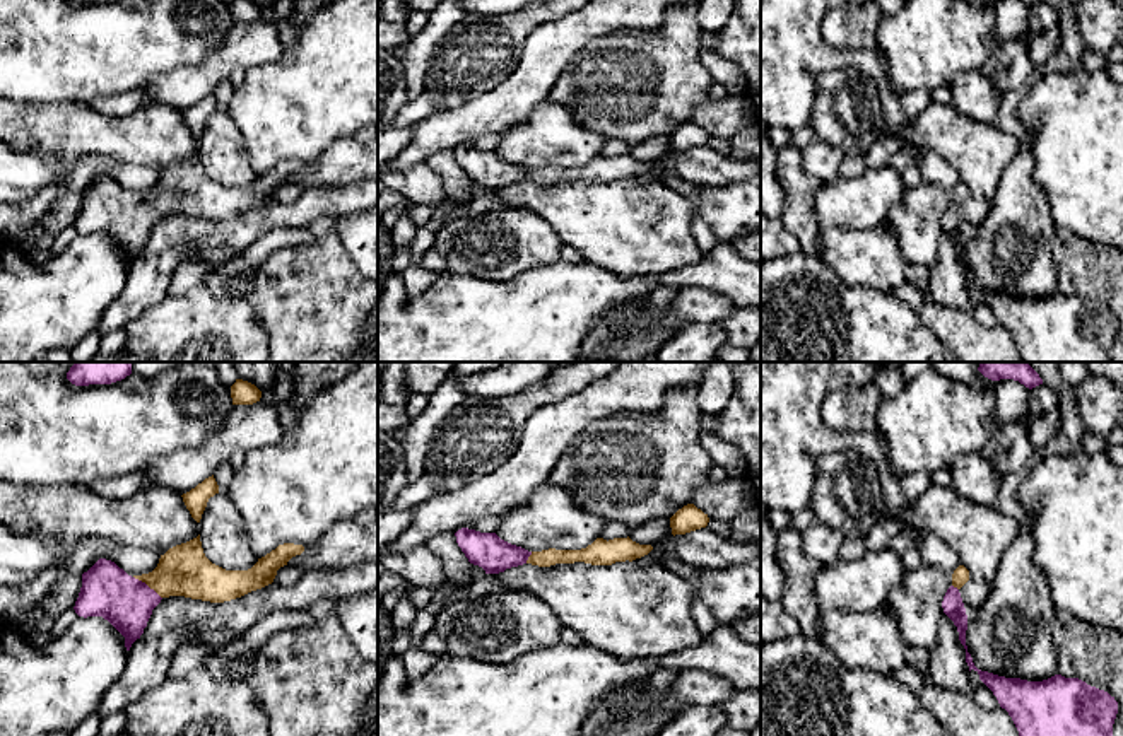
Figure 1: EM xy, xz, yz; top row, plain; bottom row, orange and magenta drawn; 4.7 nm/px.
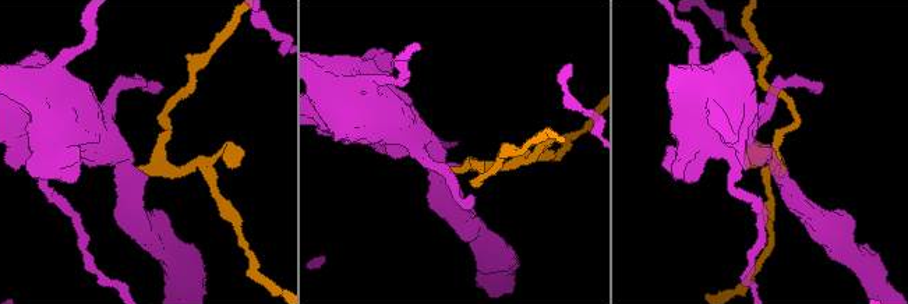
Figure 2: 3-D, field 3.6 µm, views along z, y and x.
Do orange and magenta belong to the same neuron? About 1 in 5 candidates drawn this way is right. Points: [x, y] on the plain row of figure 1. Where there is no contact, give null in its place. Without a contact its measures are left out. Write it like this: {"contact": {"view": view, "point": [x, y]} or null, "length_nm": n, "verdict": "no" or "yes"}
{"contact": {"view": "xy", "point": [147, 202]}, "length_nm": 170, "verdict": "yes"}

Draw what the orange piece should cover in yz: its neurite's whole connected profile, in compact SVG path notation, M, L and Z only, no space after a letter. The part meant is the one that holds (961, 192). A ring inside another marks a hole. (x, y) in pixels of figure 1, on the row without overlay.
M959 183L942 219L944 231L957 244L969 289L974 287L993 309L1000 324L1012 335L1022 359L1026 362L1113 362L1118 319L1108 309L1061 292L1027 299L974 283L966 263L967 232L959 210L967 198L969 188Z

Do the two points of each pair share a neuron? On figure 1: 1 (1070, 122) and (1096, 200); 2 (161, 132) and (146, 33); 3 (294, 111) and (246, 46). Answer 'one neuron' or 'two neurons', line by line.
1: one neuron
2: two neurons
3: two neurons

